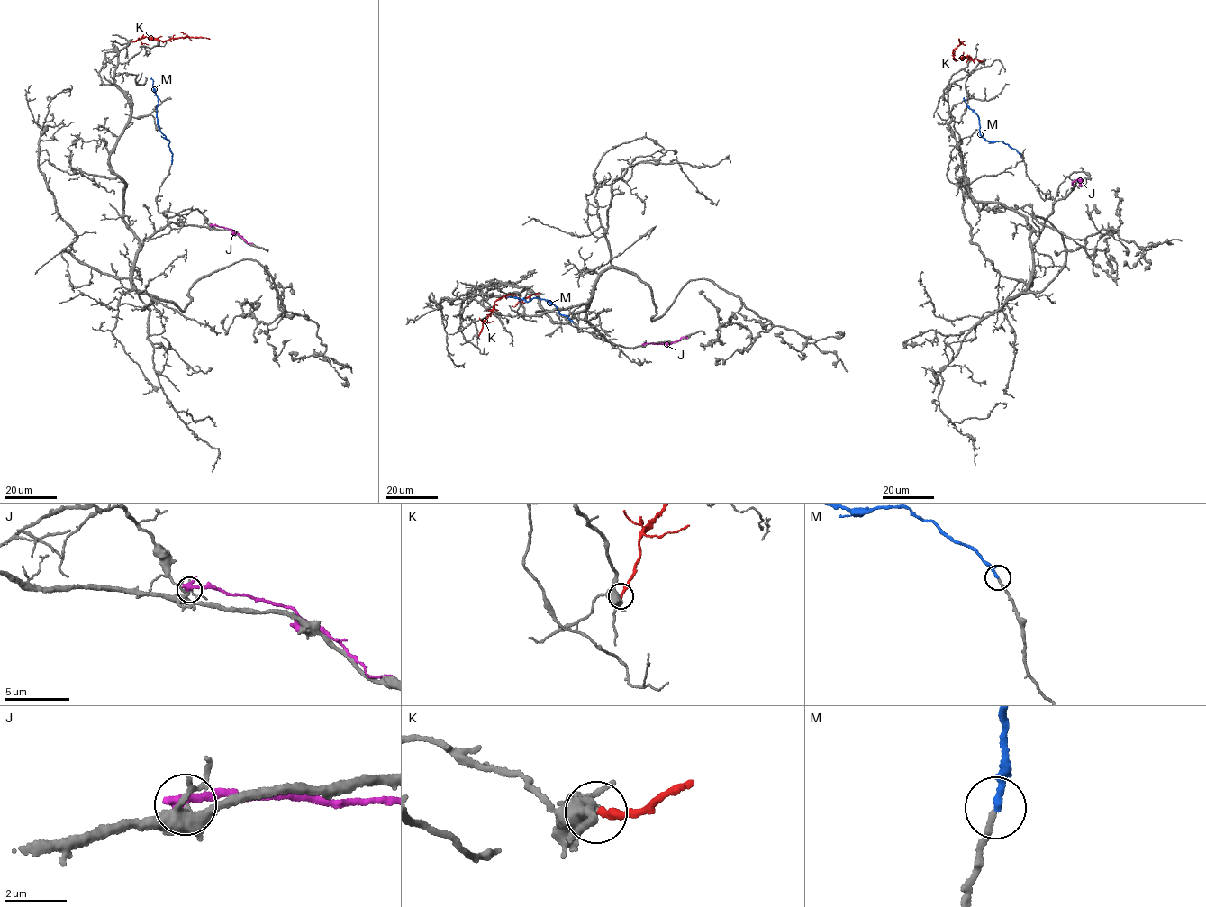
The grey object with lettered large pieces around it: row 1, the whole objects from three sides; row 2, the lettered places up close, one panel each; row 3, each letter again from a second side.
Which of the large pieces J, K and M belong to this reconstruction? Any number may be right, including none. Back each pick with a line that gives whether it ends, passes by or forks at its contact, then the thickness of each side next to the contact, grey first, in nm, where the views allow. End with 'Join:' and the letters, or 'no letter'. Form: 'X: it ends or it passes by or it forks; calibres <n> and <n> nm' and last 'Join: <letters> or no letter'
M: it ends; calibres 180 and 240 nm
Join: M

